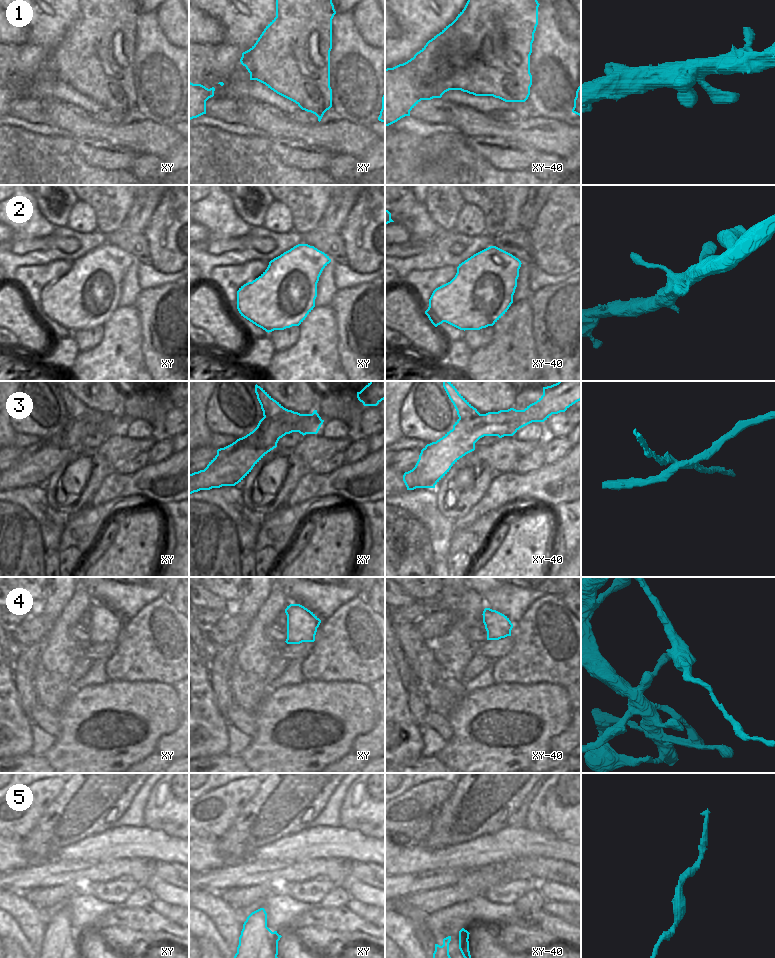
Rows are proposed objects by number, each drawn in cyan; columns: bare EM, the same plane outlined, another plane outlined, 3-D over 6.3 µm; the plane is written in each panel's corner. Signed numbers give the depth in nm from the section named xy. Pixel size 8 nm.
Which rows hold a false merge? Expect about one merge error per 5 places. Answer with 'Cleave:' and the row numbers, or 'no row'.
Cleave: 3, 4

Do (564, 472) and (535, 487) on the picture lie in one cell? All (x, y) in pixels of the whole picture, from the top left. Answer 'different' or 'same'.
same

